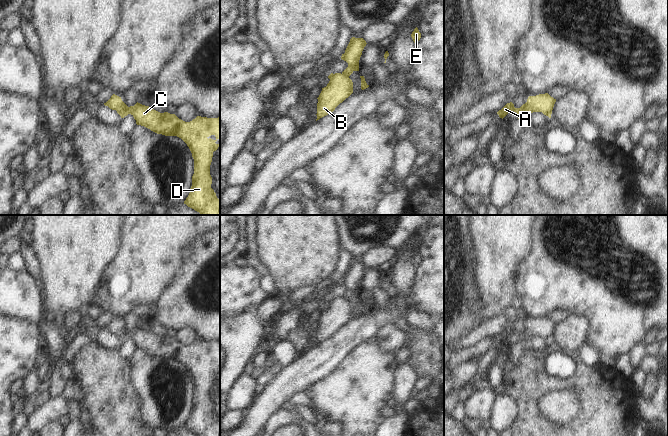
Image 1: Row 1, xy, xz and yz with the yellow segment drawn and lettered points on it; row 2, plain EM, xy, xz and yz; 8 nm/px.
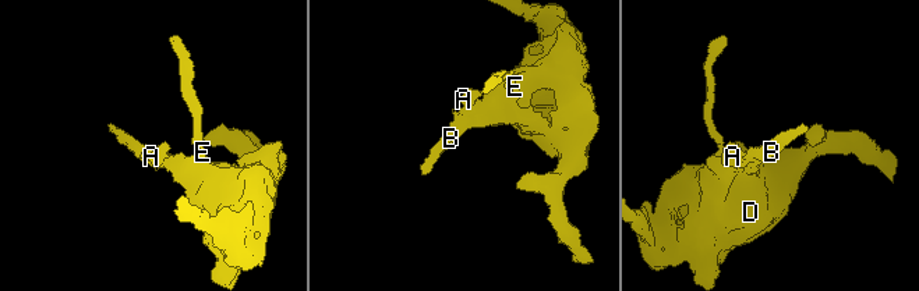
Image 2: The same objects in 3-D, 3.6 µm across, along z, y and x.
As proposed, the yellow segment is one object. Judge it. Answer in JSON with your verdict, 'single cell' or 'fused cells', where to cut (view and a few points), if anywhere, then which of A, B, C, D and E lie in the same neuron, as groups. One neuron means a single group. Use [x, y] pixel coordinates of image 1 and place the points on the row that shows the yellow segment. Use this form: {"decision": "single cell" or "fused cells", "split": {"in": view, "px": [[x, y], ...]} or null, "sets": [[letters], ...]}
{"decision": "fused cells", "split": {"in": "xy", "px": [[122, 101], [116, 110]]}, "sets": [["A"], ["B", "C", "D", "E"]]}

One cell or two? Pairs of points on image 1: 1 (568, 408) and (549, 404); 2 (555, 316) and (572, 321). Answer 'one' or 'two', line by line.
1: one
2: two

